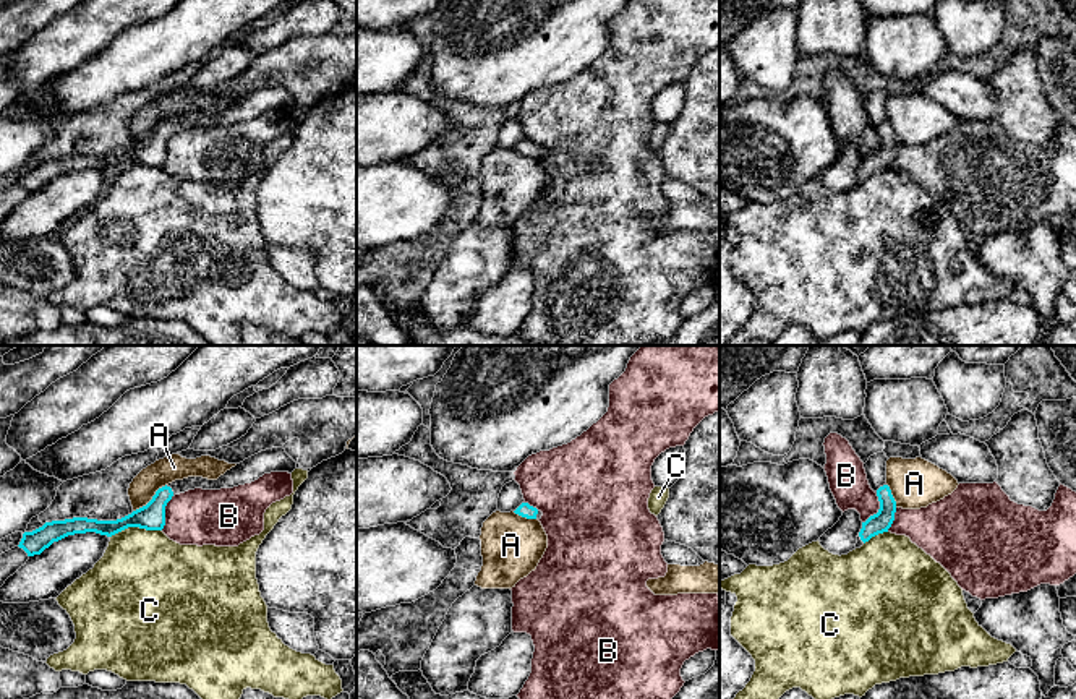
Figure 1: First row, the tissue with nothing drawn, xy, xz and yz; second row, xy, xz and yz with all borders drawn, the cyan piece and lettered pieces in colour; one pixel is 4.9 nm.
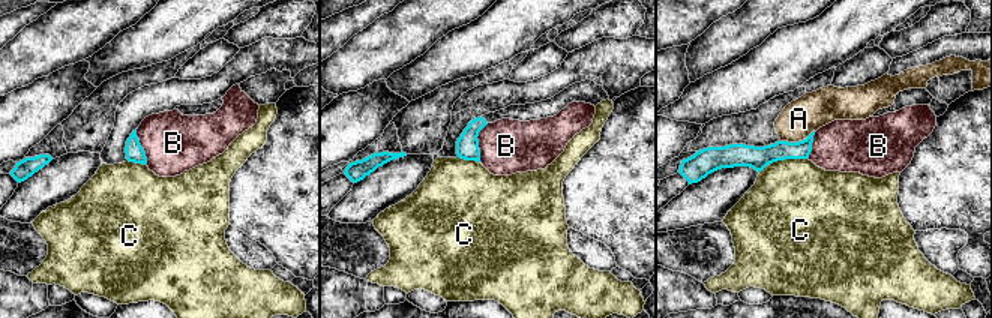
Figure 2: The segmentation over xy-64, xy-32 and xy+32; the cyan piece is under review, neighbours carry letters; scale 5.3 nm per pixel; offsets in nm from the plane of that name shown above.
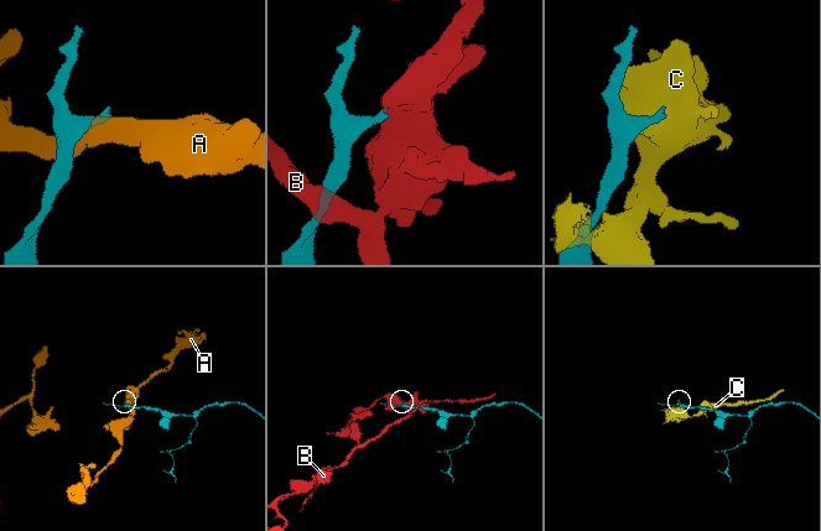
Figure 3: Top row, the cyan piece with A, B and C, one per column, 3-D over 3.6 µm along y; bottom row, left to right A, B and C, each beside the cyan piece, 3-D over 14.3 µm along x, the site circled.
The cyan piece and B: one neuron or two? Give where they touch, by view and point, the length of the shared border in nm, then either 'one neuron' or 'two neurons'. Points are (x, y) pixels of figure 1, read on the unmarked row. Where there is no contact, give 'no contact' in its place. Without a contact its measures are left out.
xy (164, 150) | 190 nm | two neurons

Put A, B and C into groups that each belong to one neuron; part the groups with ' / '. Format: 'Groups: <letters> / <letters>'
Groups: A / B / C

